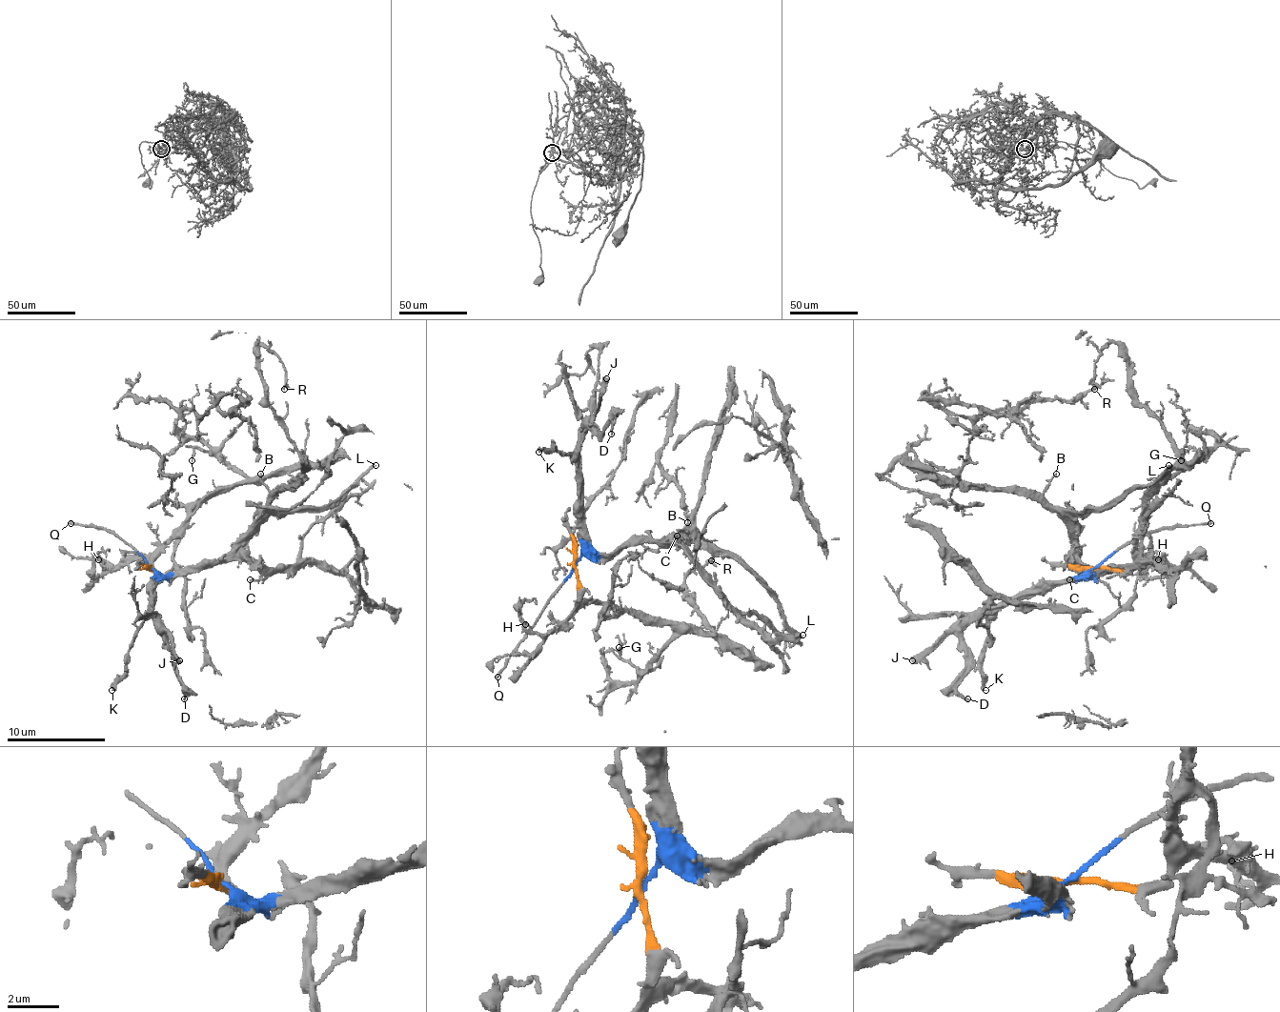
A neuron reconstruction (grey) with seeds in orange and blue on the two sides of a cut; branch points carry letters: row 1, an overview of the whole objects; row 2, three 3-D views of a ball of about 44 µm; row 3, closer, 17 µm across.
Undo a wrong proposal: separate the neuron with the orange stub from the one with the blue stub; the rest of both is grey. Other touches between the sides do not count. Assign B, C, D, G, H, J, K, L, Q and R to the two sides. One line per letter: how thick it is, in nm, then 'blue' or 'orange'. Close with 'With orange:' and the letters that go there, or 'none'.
B: calibre 140 nm; blue
C: calibre 130 nm; blue
D: calibre 190 nm; blue
G: calibre 150 nm; orange
H: calibre 160 nm; orange
J: calibre 360 nm; blue
K: calibre 240 nm; blue
L: calibre 200 nm; blue
Q: calibre 200 nm; blue
R: calibre 200 nm; orange
With orange: G, H, R

